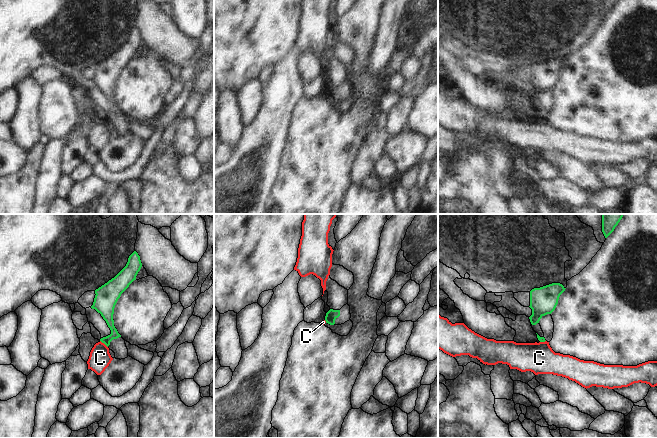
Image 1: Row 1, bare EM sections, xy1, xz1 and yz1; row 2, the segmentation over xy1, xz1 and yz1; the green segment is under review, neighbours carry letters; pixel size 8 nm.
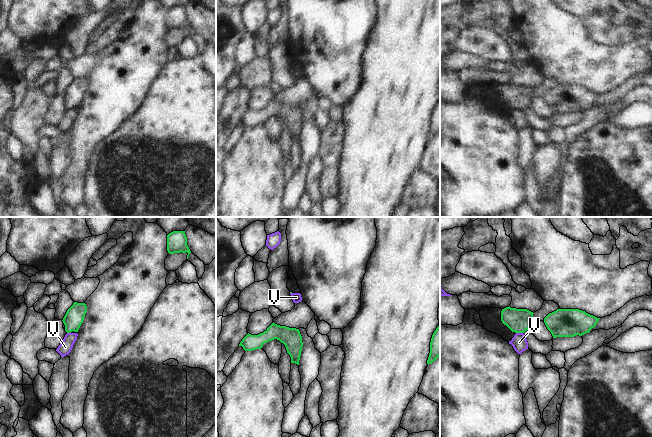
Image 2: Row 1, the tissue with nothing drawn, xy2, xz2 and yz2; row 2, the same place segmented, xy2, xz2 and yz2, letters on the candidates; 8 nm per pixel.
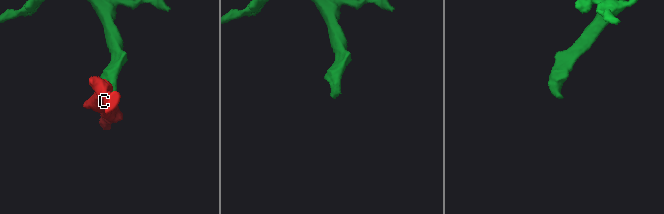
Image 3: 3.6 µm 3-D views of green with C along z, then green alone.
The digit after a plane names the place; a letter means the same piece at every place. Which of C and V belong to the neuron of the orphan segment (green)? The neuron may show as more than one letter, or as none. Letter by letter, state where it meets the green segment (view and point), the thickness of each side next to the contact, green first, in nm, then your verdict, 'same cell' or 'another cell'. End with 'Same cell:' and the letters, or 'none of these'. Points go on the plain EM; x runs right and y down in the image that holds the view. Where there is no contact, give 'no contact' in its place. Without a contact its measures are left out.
C: xy1 (104, 119) | 100/170 nm | another cell
V: yz2 (519, 108) | 190/130 nm | another cell
Same cell: none of these

